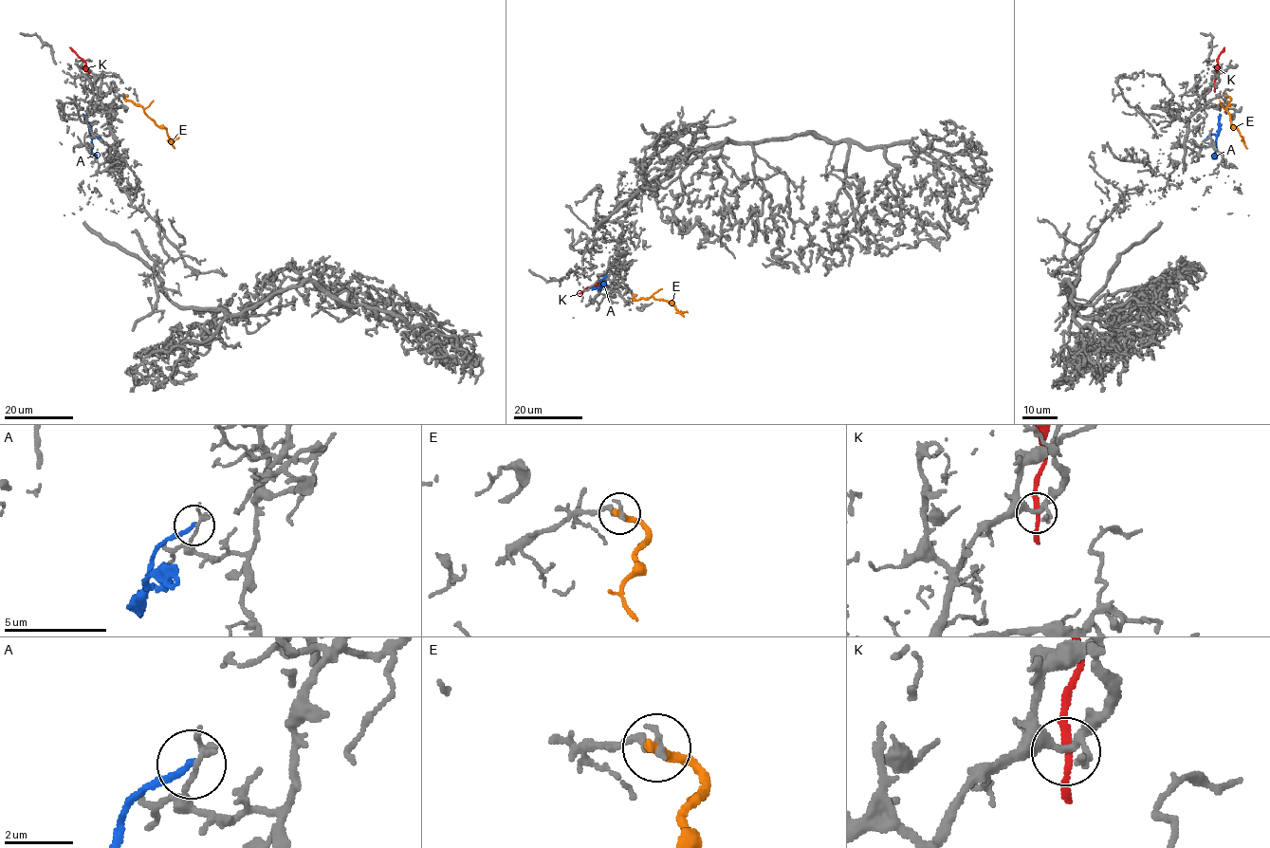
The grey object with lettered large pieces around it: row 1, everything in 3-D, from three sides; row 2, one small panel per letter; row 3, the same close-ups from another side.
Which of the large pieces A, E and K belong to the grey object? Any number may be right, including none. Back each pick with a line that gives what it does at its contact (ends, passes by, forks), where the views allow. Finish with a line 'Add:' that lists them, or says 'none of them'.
Add: none of them

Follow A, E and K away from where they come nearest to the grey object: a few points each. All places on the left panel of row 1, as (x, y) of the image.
A: (100, 139), (93, 134), (92, 153), (97, 158)
E: (126, 95), (125, 99), (138, 103), (156, 124), (166, 130), (172, 142), (178, 137)
K: (92, 86), (85, 64), (69, 47)

